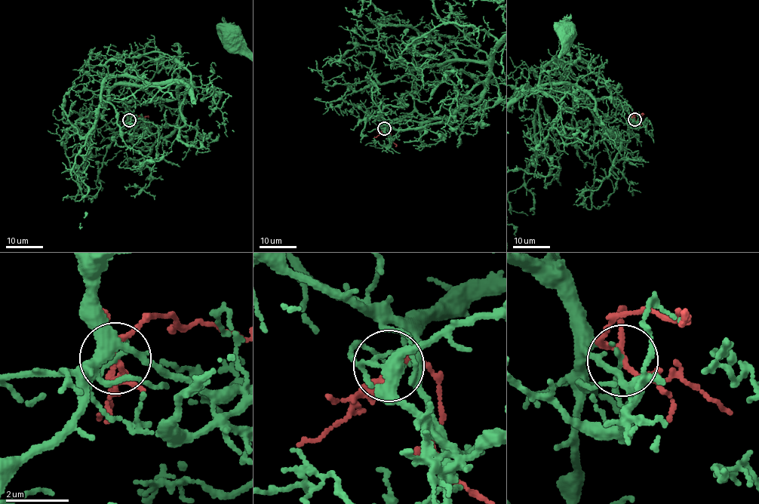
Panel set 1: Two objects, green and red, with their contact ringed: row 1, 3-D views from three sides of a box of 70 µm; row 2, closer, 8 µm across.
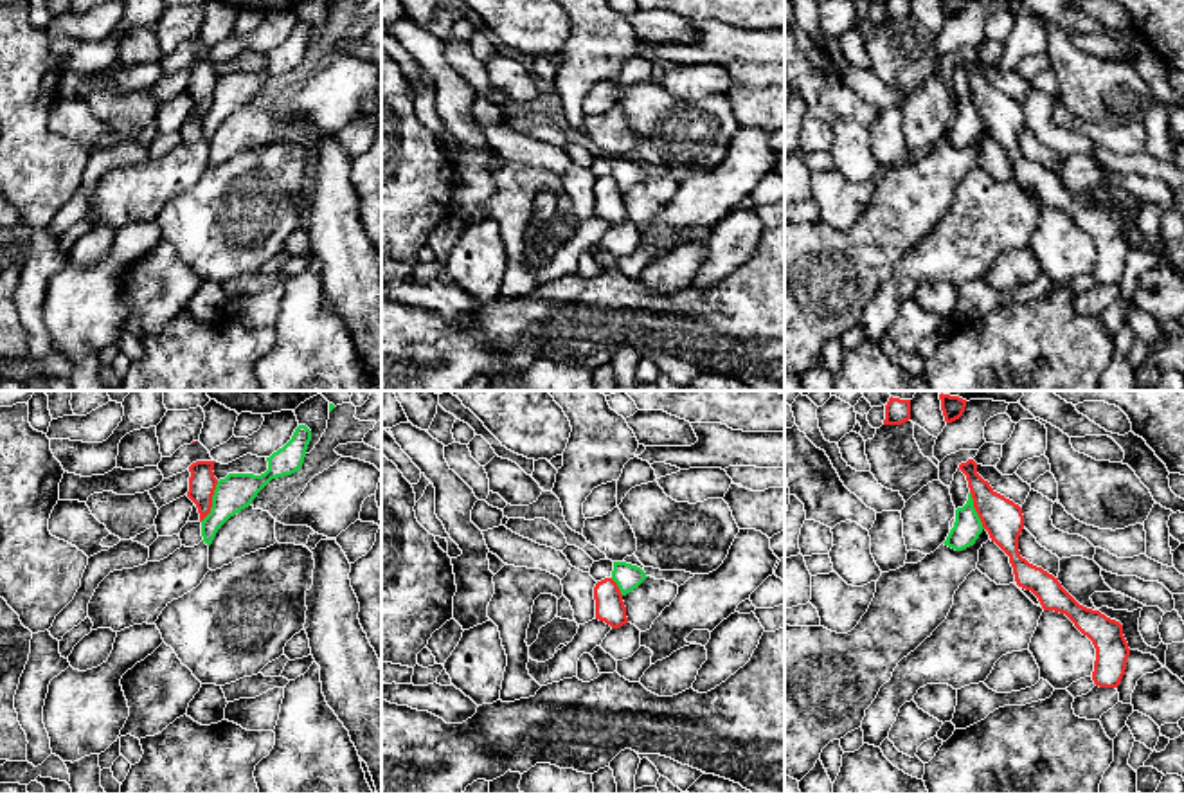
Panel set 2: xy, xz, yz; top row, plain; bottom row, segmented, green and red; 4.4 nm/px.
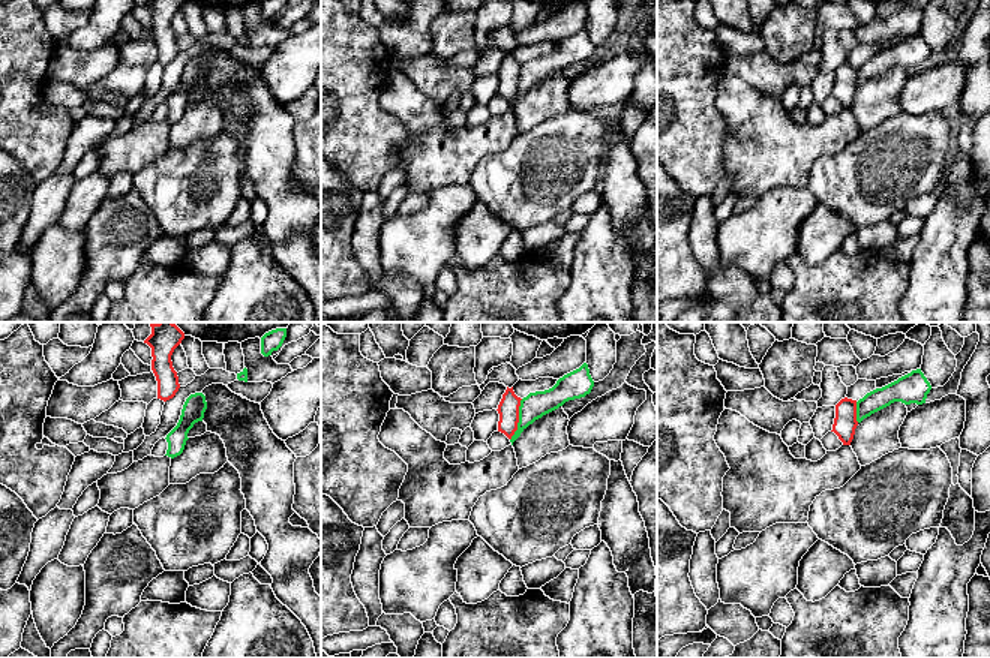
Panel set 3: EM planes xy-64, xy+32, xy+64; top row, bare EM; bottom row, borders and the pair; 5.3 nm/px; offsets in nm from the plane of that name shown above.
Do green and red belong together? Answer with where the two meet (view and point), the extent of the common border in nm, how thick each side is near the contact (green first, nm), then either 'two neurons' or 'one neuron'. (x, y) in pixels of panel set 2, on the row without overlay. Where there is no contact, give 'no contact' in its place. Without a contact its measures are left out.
xy (213, 98) | 200 nm | 160/130 nm | two neurons

